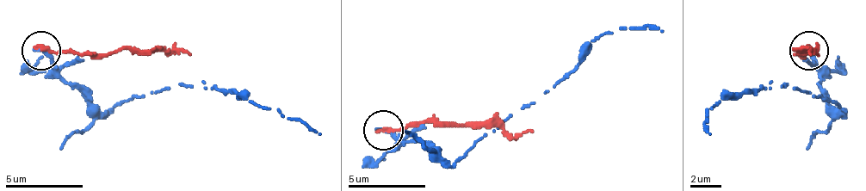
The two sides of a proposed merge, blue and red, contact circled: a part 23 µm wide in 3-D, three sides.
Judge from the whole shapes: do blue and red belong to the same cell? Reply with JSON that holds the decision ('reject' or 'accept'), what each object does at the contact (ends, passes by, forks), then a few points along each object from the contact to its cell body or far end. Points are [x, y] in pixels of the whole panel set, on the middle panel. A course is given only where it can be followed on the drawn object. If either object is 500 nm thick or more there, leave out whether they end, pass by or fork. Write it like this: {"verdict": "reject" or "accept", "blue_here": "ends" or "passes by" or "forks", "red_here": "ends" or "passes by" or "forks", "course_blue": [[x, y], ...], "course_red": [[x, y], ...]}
{"verdict": "reject", "blue_here": "ends", "red_here": "ends", "course_blue": [[384, 129], [399, 140], [430, 144], [450, 160], [543, 94], [594, 40], [621, 28], [664, 32]], "course_red": [[384, 129], [423, 121], [497, 121], [508, 132], [532, 129]]}

